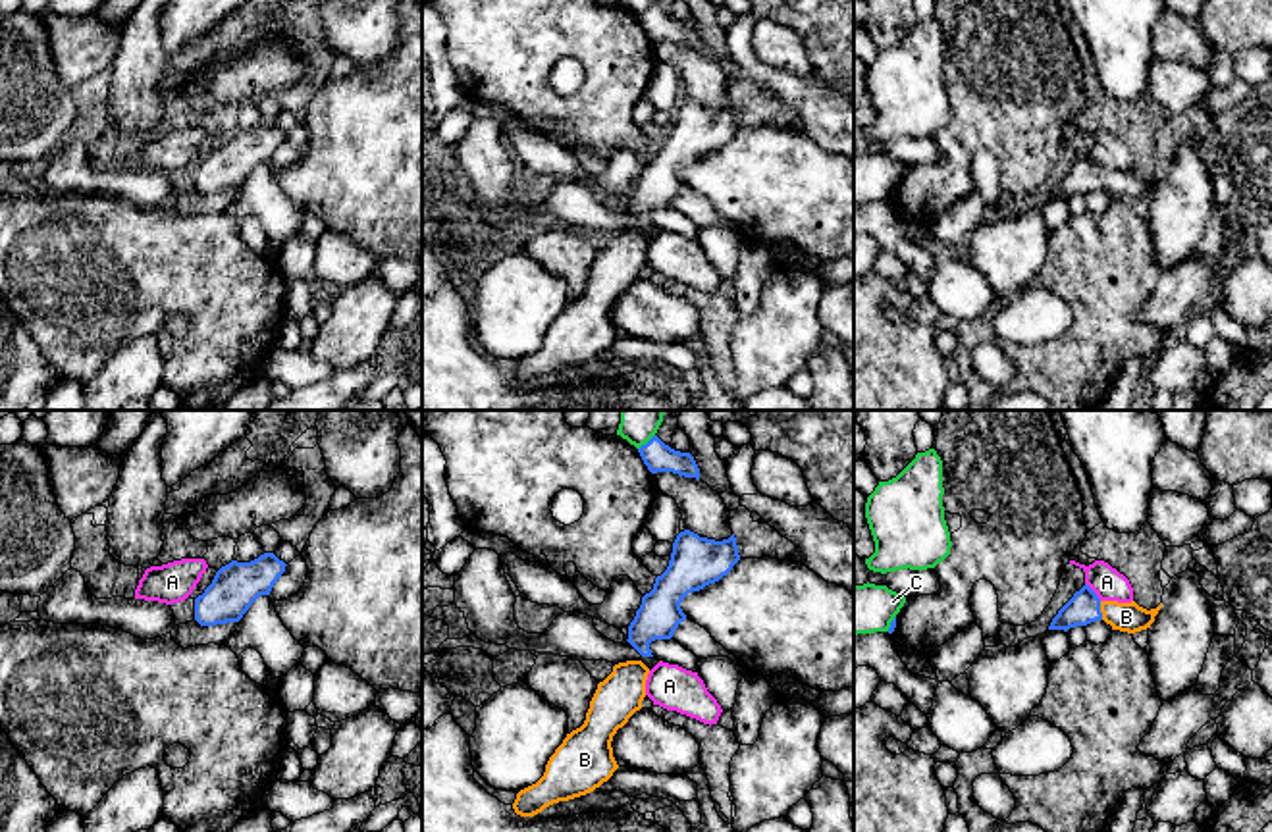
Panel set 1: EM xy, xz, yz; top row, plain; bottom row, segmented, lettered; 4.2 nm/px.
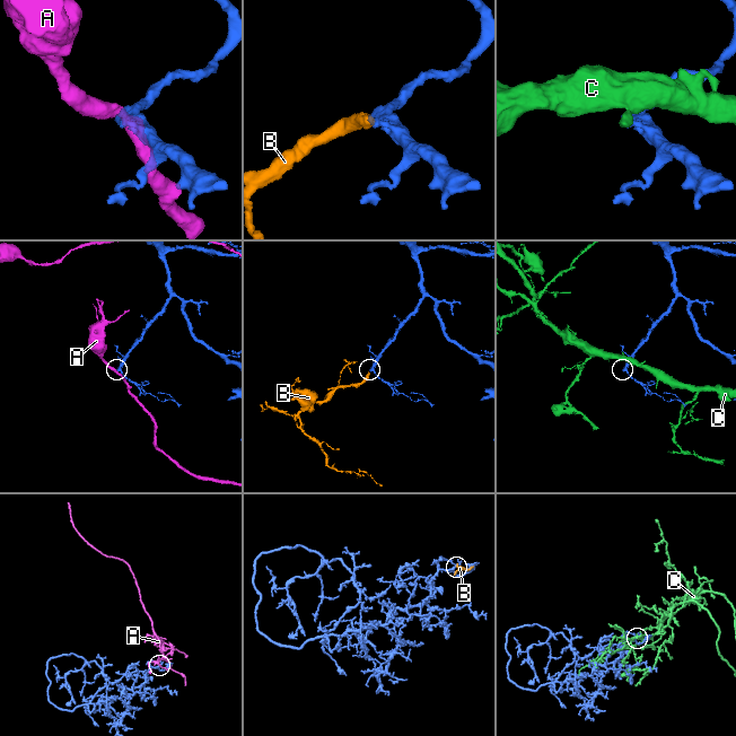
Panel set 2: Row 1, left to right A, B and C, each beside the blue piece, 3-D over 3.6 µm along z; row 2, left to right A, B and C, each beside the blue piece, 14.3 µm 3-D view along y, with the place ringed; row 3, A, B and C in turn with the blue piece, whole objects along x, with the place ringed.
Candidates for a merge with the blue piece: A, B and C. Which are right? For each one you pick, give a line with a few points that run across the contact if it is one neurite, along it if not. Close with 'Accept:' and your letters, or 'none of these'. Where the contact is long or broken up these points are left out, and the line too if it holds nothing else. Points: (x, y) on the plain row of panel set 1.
B: line yz (1084, 176), (1099, 180), (1126, 185)
Accept: B

